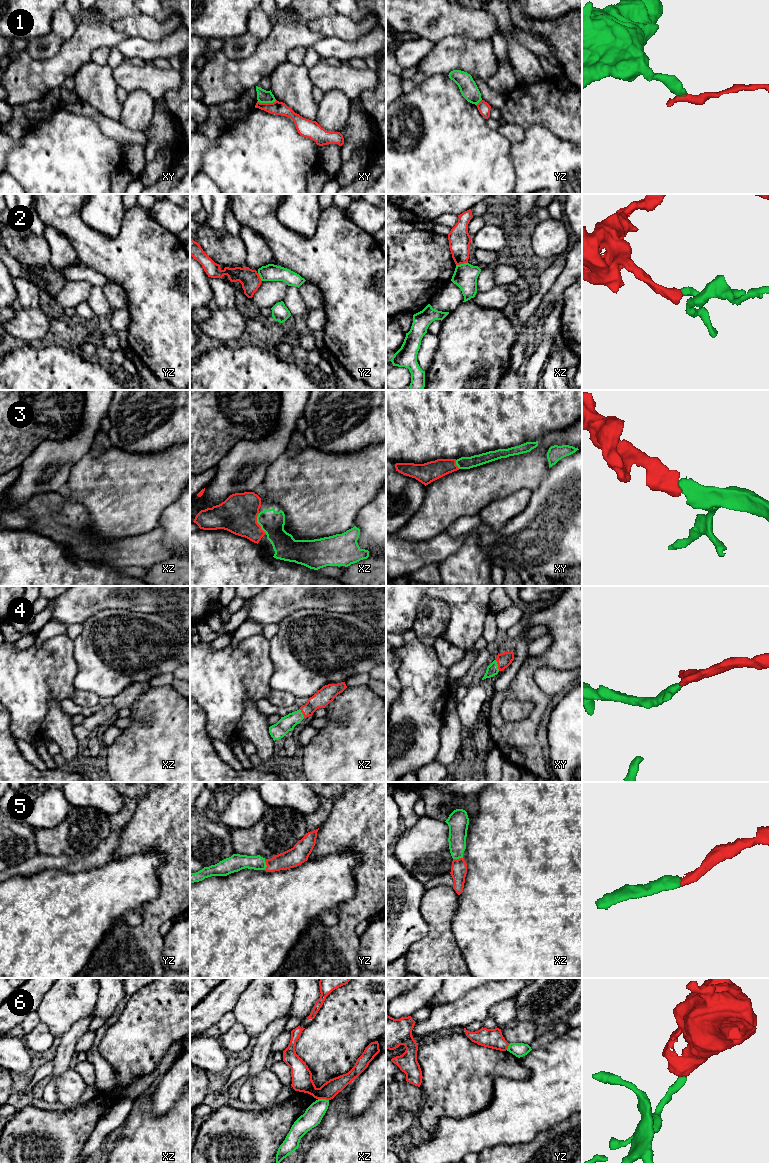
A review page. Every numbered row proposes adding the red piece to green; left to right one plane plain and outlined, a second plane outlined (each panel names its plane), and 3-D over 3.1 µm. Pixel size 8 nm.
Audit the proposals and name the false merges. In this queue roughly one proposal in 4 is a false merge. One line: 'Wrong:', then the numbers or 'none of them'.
Wrong: 1, 2, 6

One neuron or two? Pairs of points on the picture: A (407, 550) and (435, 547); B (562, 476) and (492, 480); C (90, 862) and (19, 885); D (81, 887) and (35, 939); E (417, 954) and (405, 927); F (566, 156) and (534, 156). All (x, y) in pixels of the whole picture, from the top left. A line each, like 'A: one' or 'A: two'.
A: one
B: two
C: two
D: one
E: two
F: one

